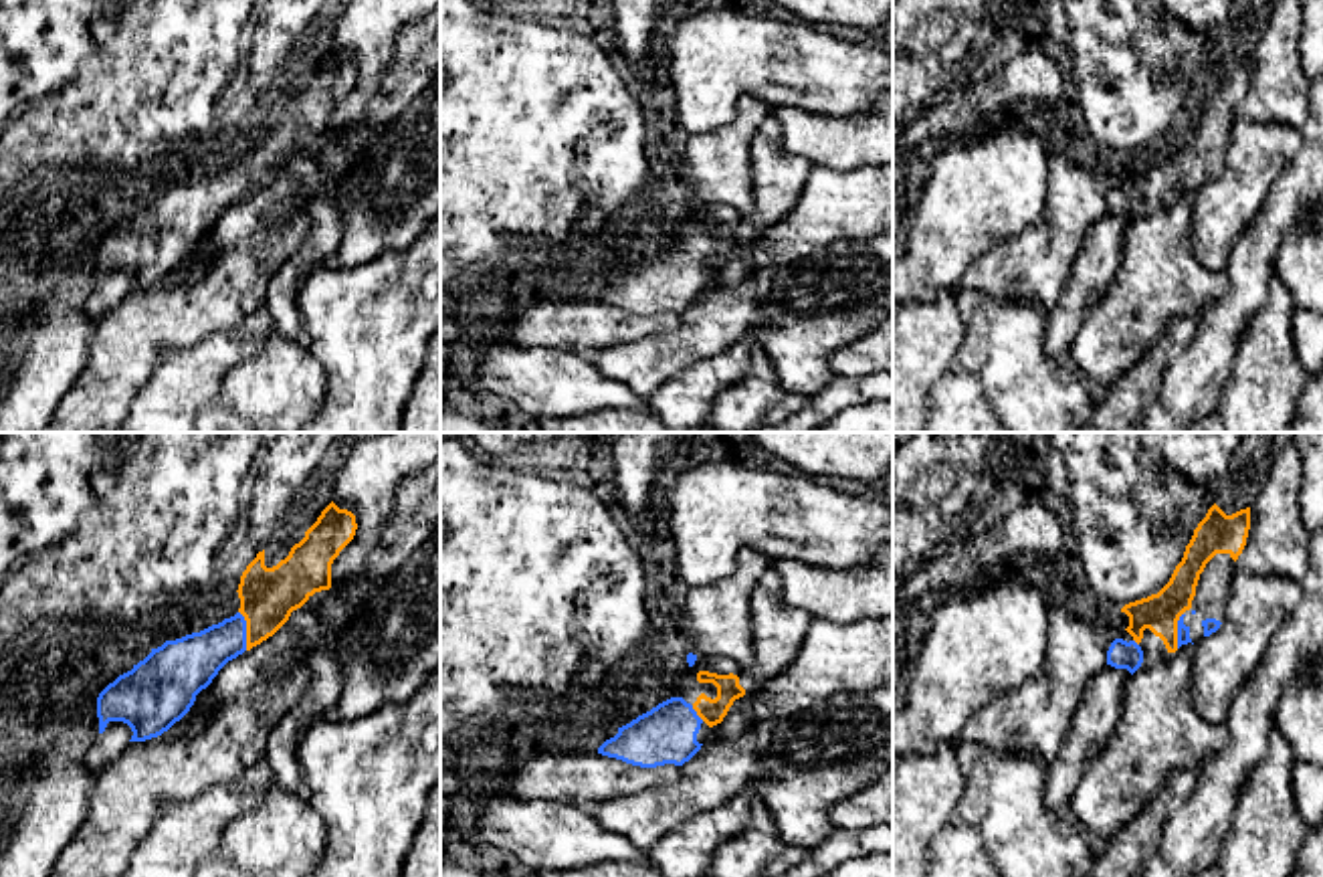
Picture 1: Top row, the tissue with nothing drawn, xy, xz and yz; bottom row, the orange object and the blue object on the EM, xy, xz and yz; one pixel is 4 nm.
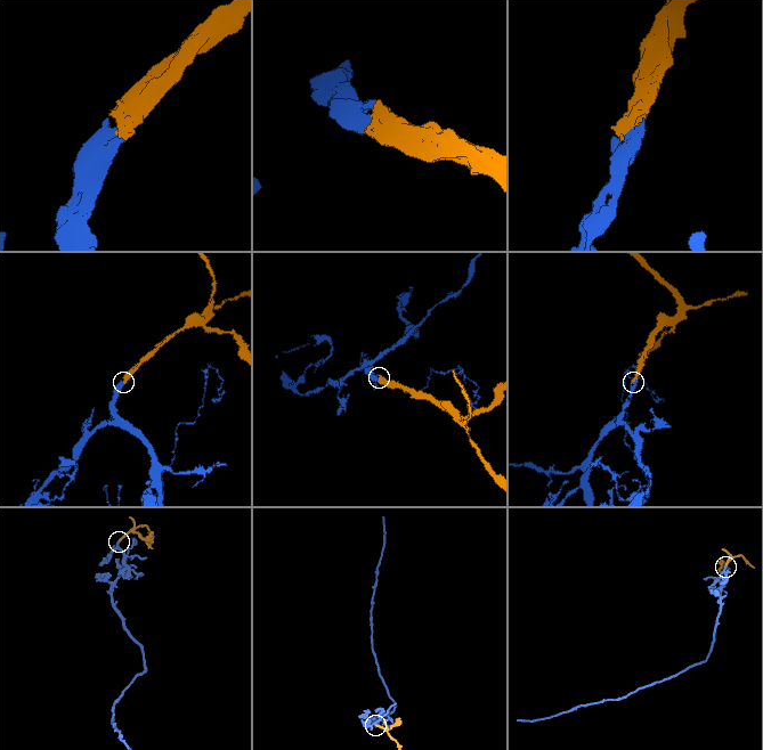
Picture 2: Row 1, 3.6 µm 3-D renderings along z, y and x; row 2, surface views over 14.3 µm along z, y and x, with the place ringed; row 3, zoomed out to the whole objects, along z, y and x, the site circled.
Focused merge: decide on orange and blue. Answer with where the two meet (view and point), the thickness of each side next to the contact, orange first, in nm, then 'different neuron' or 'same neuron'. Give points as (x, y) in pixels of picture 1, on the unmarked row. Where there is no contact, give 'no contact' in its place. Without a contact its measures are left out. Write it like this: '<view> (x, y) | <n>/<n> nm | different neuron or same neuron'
xy (247, 178) | 220/220 nm | same neuron

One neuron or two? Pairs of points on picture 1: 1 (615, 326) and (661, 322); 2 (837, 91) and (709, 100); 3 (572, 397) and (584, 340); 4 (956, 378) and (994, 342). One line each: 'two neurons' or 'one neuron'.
1: one neuron
2: one neuron
3: two neurons
4: two neurons

